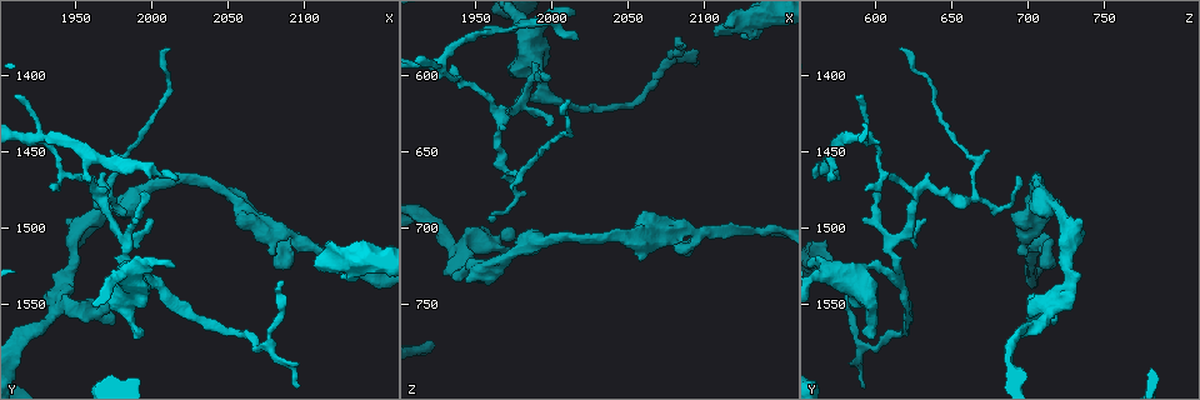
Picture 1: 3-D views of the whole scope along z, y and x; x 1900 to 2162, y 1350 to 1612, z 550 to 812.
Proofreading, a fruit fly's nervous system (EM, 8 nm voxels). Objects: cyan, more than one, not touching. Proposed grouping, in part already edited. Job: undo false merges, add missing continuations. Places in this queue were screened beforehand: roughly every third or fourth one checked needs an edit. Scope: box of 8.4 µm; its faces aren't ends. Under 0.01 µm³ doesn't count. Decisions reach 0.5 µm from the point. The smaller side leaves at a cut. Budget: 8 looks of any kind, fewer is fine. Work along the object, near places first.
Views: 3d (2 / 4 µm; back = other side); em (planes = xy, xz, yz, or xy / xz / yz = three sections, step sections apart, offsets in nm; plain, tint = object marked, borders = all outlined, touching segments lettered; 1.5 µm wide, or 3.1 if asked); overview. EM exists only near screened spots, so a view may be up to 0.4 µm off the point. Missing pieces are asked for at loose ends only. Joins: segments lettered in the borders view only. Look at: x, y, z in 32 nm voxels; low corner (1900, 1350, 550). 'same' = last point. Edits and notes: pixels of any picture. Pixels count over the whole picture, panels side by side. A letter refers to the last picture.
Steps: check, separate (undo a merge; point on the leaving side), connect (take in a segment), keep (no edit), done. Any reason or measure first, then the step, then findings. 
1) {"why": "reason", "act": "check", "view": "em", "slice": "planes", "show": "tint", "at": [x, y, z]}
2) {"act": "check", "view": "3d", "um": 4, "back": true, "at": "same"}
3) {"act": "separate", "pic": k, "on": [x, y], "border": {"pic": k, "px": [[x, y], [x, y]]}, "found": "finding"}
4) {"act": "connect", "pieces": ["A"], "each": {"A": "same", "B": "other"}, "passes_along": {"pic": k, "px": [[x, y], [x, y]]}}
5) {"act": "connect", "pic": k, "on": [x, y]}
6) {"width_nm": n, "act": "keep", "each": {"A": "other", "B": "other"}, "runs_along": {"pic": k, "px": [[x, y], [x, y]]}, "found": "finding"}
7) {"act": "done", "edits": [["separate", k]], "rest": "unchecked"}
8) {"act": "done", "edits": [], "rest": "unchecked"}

{"why": "sharp bend", "act": "check", "view": "em", "slice": "planes", "show": "tint", "at": [1928, 1442, 594]}

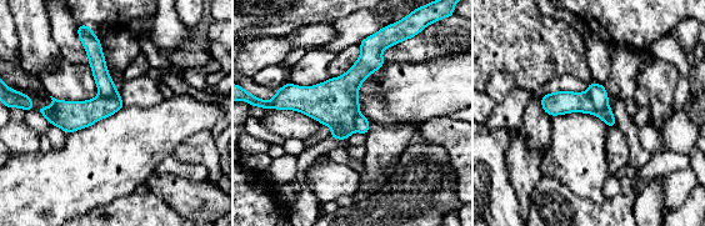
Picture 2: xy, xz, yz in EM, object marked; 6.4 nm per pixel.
{"act": "check", "view": "em", "slice": "planes", "show": "borders", "at": "same"}

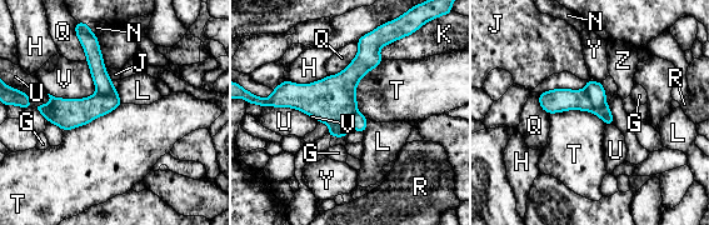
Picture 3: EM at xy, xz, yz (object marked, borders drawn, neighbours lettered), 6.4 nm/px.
{"act": "separate", "pic": 3, "on": [558, 100], "each": {"G": "other", "H": "other", "J": "other", "K": "other", "L": "other", "N": "other", "Q": "other", "R": "other", "T": "other", "U": "other", "V": "other", "Y": "other", "Z": "other"}, "part_leaving": {"pic": 3, "px": [[387, 40], [328, 98], [275, 99]]}, "found": "a second neuron is stuck on"}

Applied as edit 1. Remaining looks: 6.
{"act": "check", "view": "em", "slice": "planes", "show": "tint", "at": [1962, 1464, 694]}

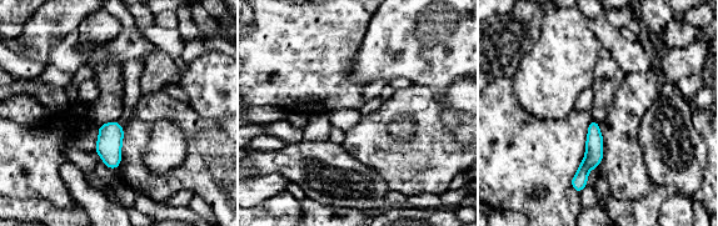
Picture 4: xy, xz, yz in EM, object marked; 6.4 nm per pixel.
{"act": "check", "view": "em", "slice": "planes", "show": "borders", "at": "same"}

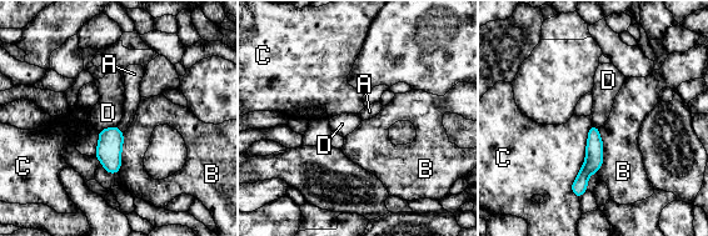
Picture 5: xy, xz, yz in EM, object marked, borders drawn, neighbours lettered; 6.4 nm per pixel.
{"act": "keep", "each": {"A": "other", "B": "other", "C": "other", "D": "other"}, "runs_along": {"pic": 5, "px": [[594, 130], [594, 159], [577, 191]]}, "found": "no lettered segment goes on from it"}

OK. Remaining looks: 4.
{"why": "two arms in line, one across", "act": "check", "view": "em", "slice": "yz", "step": 8, "show": "borders", "at": [2052, 1478, 708]}

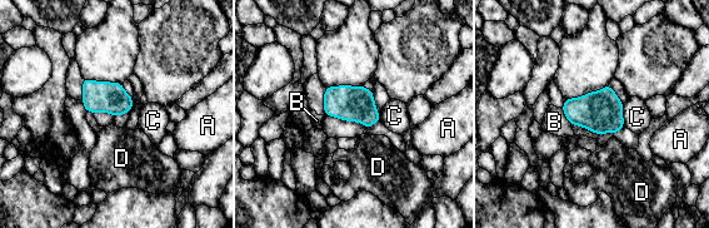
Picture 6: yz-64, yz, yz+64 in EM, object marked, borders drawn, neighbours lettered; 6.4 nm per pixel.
{"longest_contact_nm": ["C", 140], "act": "keep", "each": {"A": "other", "B": "other", "C": "other", "D": "other"}, "border": {"pic": 6, "px": [[622, 104], [624, 125]]}, "found": "one neuron here"}

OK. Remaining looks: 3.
{"act": "done", "edits": [["separate", 3]], "rest": "unchecked"}

